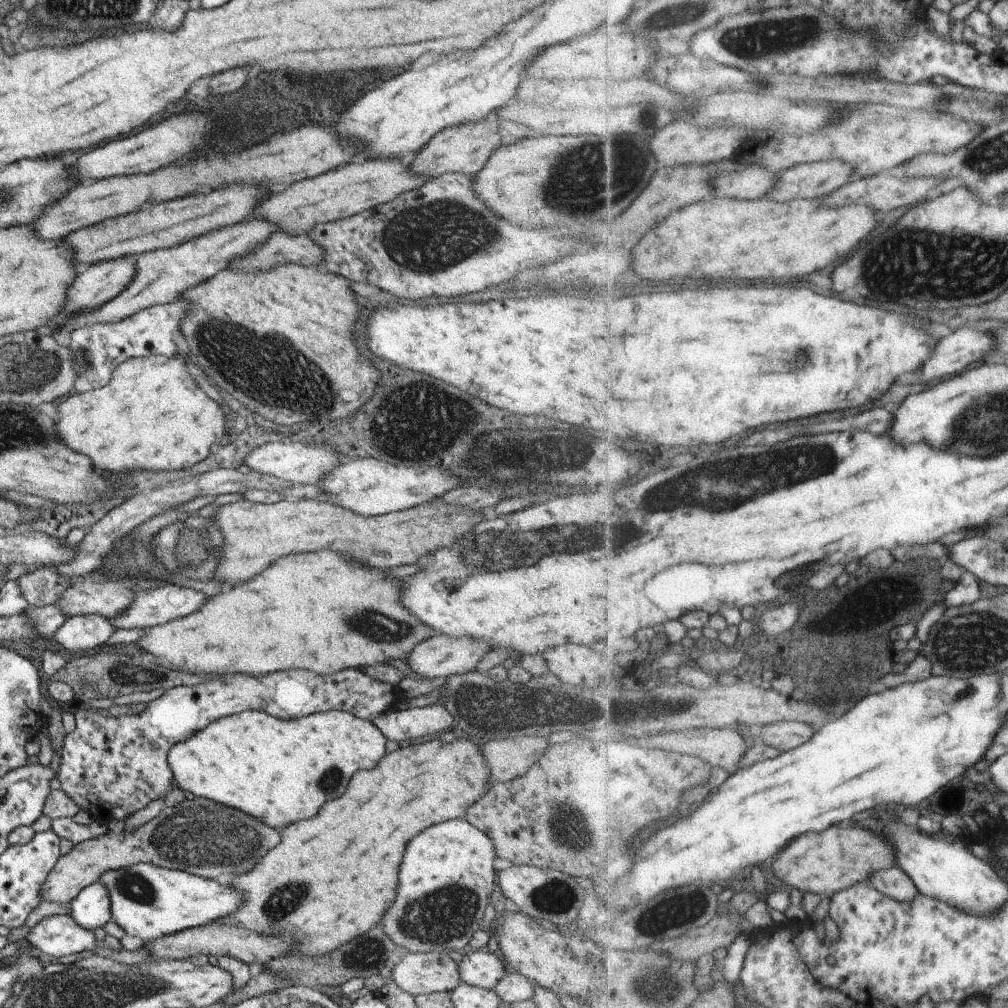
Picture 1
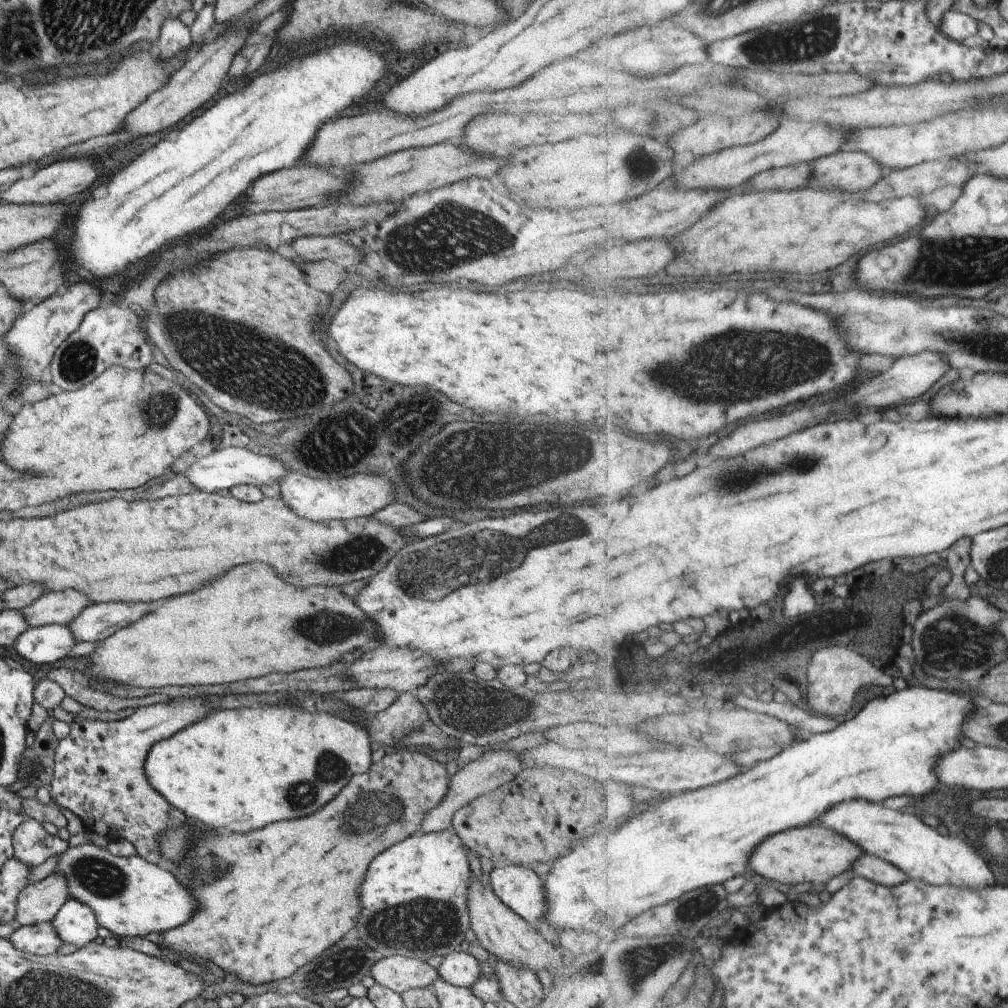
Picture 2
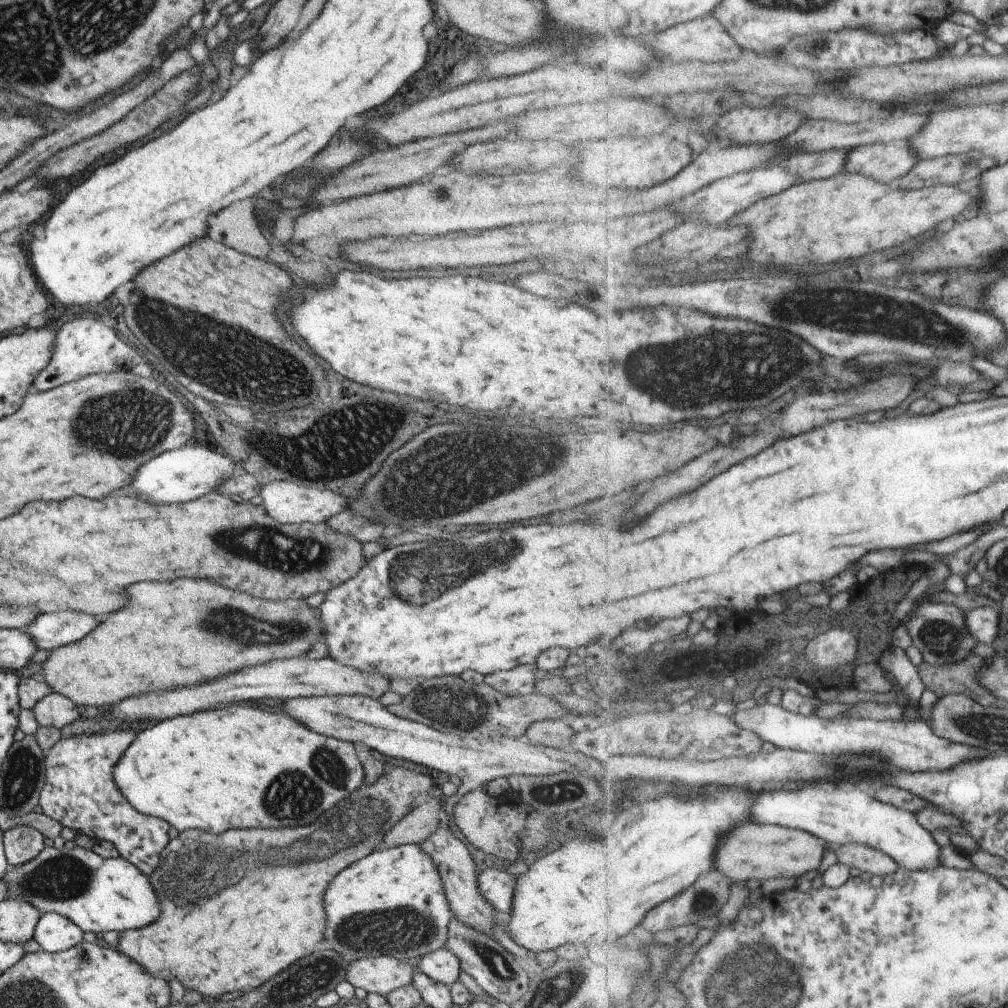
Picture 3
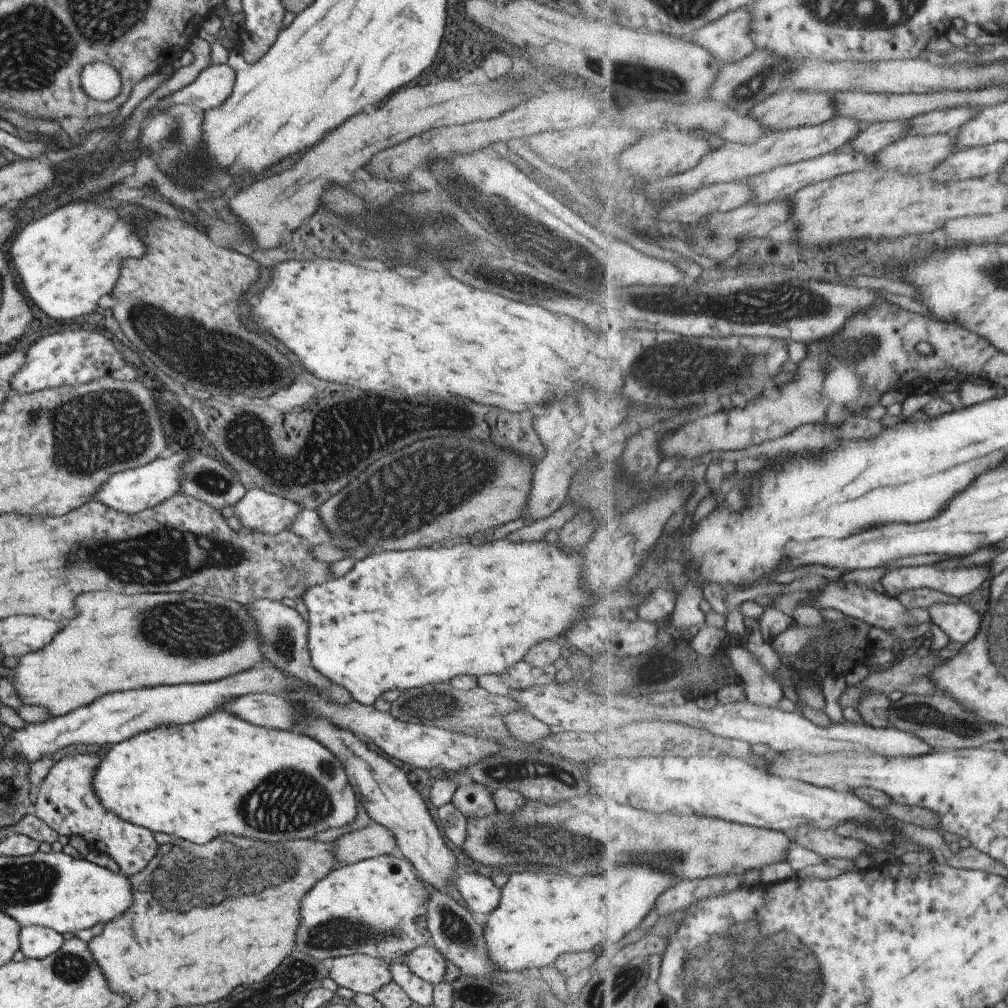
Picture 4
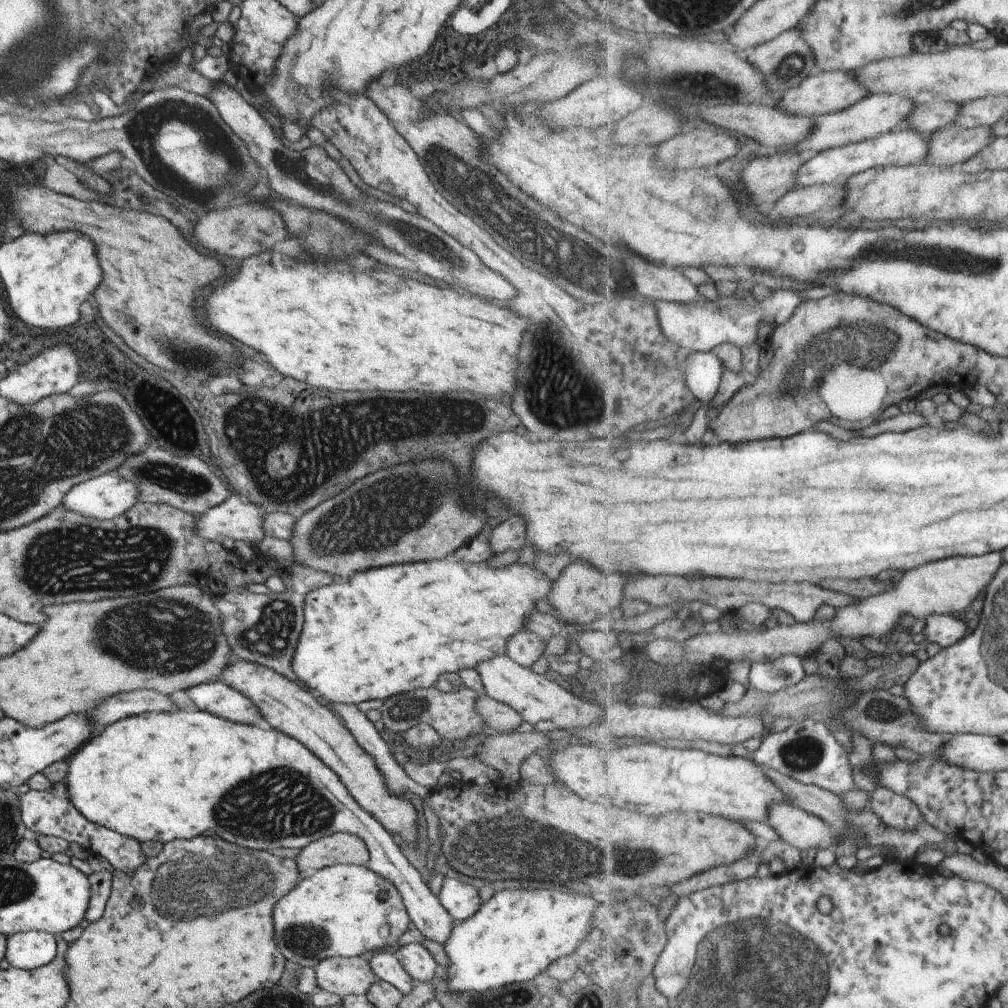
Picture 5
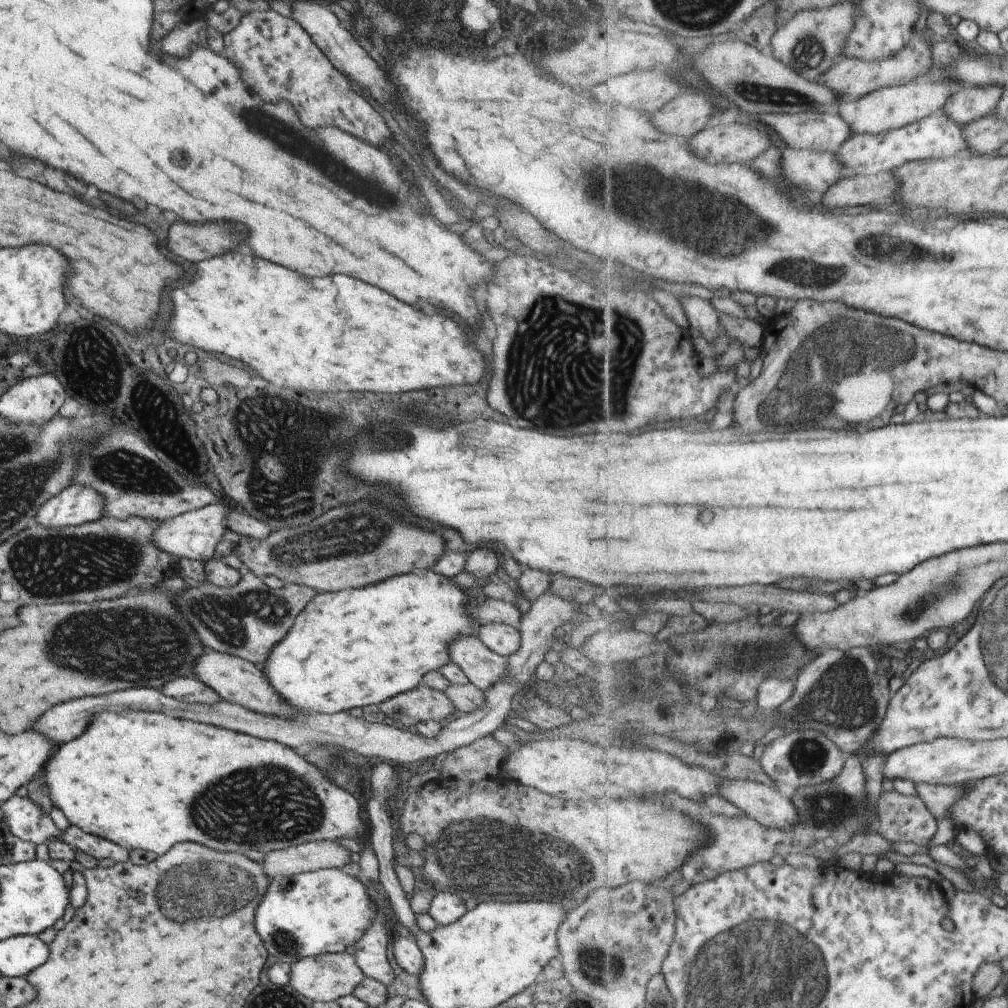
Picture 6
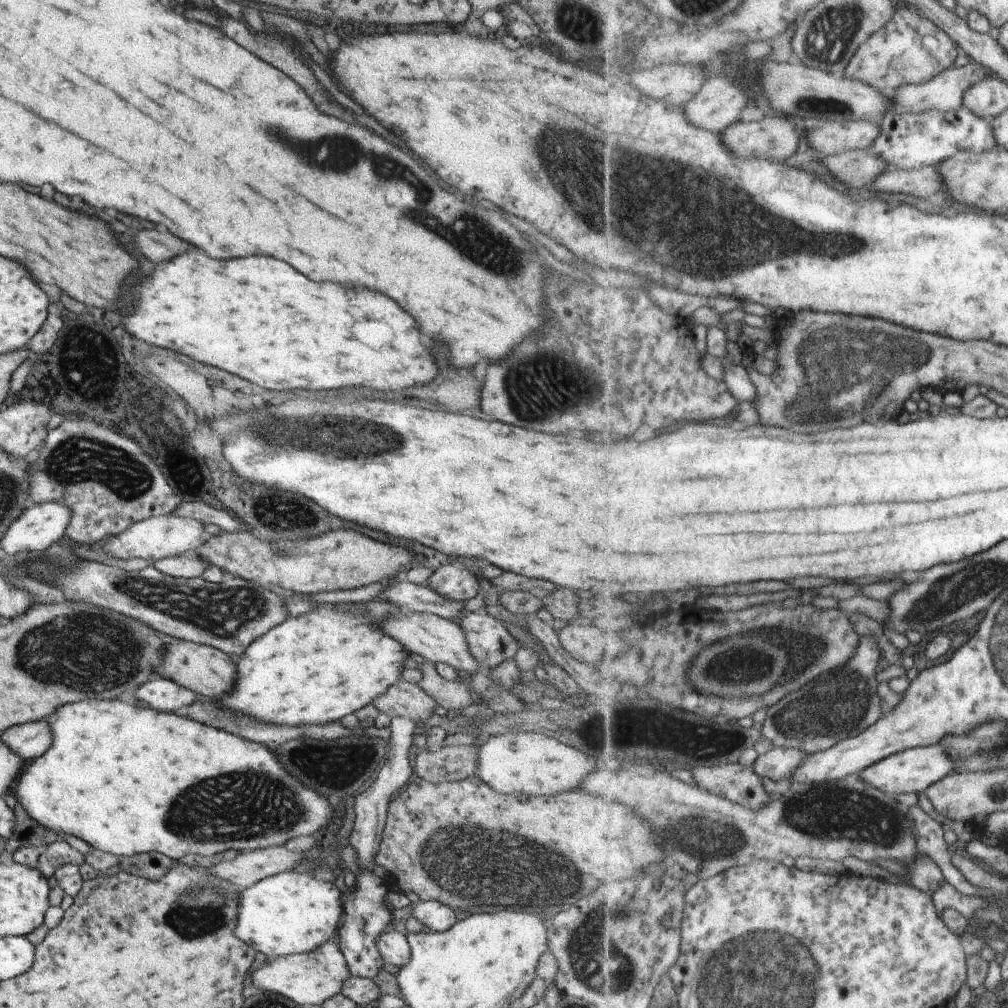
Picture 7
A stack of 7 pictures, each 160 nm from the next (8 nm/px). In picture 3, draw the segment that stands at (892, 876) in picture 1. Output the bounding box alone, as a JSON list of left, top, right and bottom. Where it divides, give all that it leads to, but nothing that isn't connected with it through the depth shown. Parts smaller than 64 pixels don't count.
[836,844,901,876]

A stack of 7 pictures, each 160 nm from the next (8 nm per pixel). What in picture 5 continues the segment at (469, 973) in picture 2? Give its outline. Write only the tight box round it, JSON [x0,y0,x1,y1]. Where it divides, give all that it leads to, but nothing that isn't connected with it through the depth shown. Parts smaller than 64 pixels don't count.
[393,943,439,982]

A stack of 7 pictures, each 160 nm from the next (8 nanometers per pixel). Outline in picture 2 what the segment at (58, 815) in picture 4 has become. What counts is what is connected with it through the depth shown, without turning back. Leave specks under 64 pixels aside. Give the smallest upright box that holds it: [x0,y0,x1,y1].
[46,691,357,866]

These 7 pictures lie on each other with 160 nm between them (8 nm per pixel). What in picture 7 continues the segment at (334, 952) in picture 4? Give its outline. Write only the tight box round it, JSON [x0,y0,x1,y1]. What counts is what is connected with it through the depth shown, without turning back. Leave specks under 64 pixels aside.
[233,872,343,960]

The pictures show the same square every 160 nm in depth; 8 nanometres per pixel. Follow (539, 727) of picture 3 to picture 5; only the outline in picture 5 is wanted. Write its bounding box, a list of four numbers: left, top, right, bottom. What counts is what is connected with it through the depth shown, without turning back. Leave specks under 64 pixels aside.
[475,693,523,733]

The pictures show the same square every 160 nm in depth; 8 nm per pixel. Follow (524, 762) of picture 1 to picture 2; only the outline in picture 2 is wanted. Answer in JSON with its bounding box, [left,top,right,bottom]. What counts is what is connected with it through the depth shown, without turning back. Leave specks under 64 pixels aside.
[416,748,524,834]

